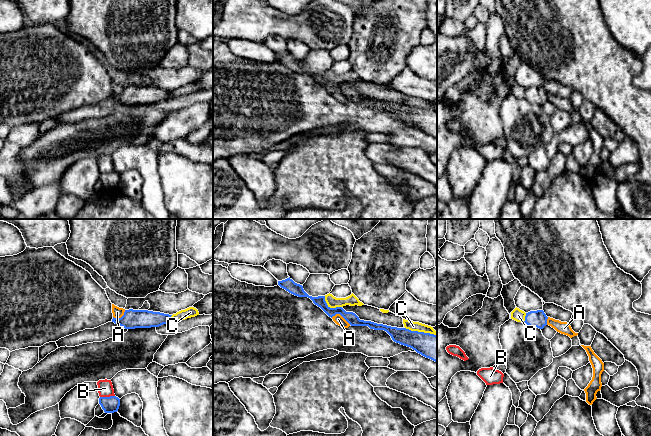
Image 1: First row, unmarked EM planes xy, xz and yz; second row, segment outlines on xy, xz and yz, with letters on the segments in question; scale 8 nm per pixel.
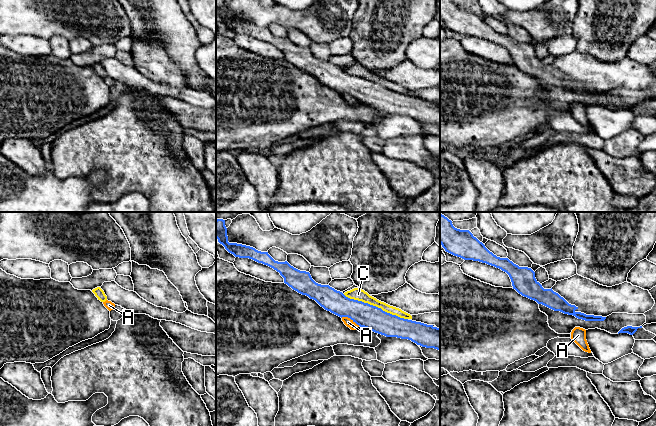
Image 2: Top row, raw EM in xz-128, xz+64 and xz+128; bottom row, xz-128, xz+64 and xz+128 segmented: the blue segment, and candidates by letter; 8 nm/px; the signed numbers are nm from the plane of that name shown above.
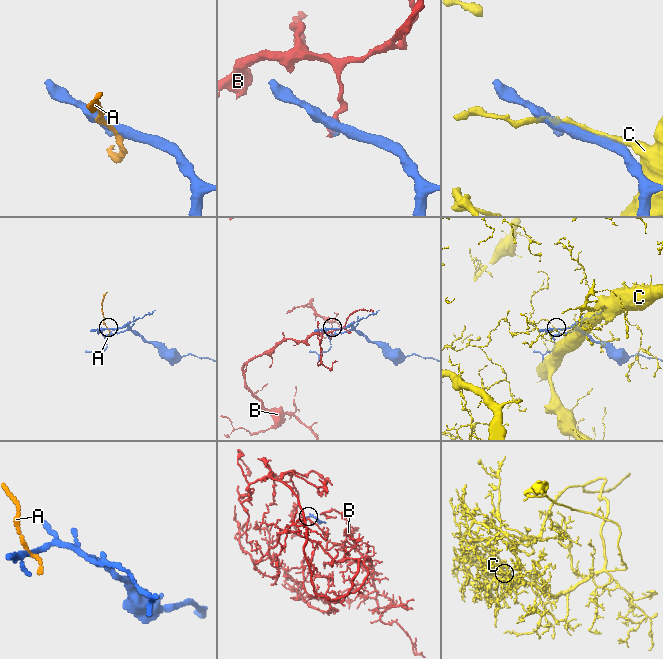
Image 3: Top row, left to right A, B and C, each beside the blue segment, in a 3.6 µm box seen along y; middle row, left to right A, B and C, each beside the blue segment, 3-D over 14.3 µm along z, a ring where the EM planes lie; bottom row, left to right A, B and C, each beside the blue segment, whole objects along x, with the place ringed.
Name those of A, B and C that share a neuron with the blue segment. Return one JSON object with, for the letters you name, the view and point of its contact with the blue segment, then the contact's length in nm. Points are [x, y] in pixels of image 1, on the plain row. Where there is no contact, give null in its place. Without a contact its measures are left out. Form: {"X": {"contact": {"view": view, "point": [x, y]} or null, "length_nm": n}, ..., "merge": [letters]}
{"merge": []}

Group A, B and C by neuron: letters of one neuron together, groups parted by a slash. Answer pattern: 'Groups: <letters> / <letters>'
Groups: A / B / C

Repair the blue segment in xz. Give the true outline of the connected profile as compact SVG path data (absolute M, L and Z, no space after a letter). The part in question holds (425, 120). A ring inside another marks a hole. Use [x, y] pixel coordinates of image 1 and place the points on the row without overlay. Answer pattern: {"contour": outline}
{"contour": "M290 53L278 57L278 61L295 72L310 74L331 94L340 90L351 102L368 102L370 105L384 106L394 118L410 123L422 132L437 138L437 111L360 96L355 89L346 88L342 83L330 84L325 77L325 72L309 72L303 62L295 59Z"}

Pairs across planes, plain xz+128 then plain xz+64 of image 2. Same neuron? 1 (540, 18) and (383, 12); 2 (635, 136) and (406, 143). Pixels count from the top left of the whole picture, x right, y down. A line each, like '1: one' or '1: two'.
1: two
2: one

